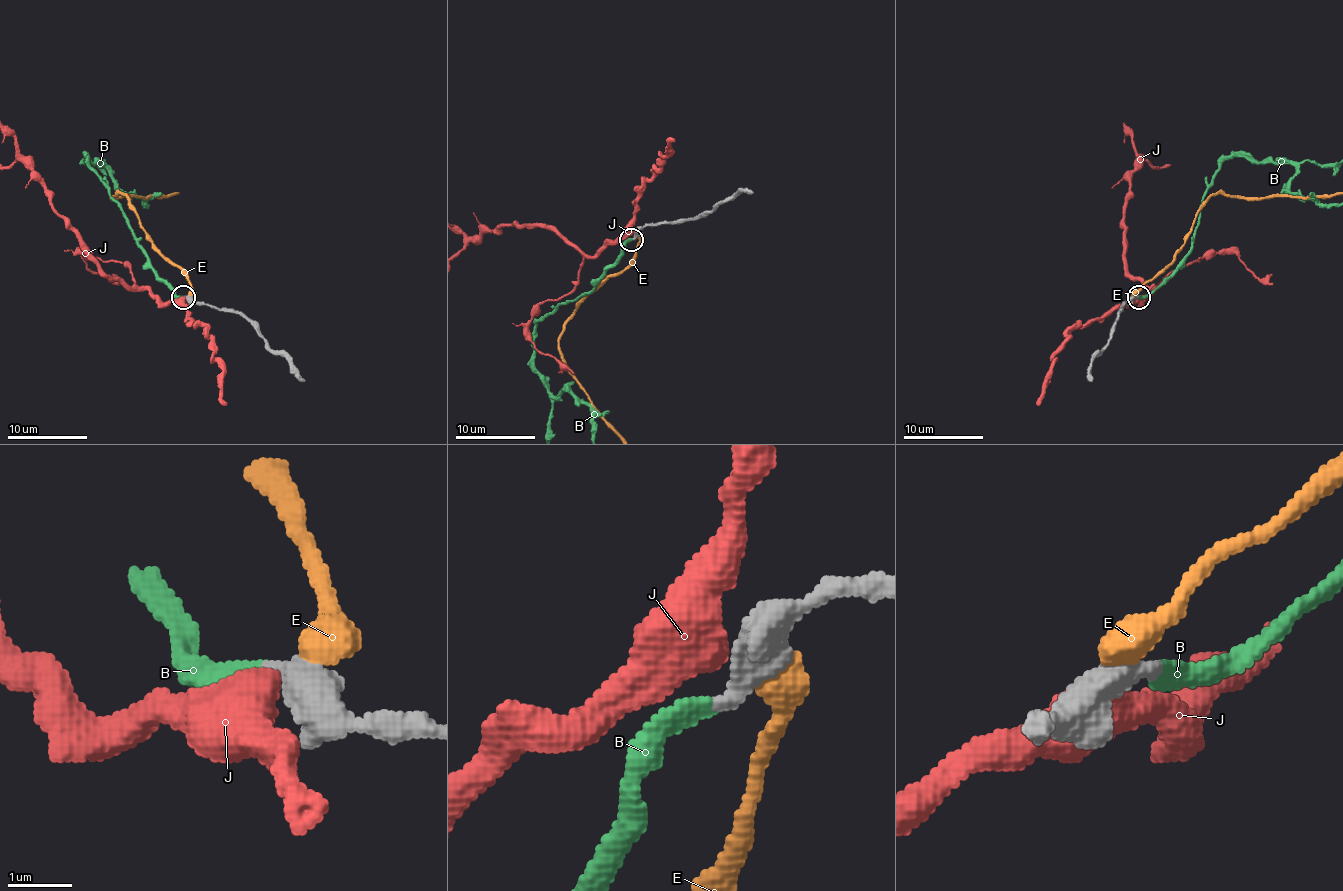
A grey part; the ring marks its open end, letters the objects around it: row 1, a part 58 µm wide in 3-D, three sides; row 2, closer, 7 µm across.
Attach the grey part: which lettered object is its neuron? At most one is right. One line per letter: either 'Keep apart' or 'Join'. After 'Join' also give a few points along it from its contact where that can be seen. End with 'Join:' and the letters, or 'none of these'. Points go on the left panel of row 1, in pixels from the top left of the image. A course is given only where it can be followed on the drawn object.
B: Join
E: Keep apart
J: Keep apart
Join: B

